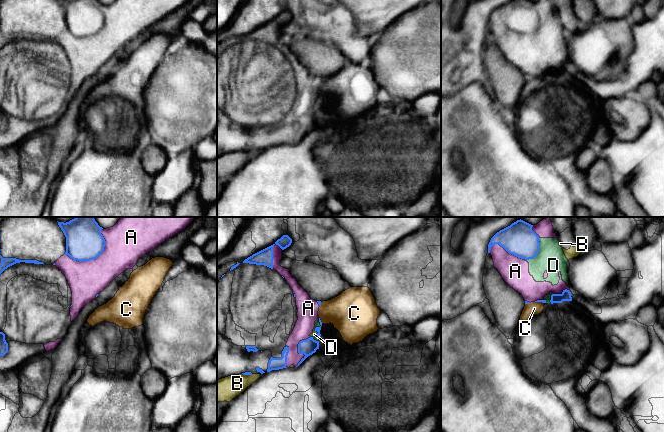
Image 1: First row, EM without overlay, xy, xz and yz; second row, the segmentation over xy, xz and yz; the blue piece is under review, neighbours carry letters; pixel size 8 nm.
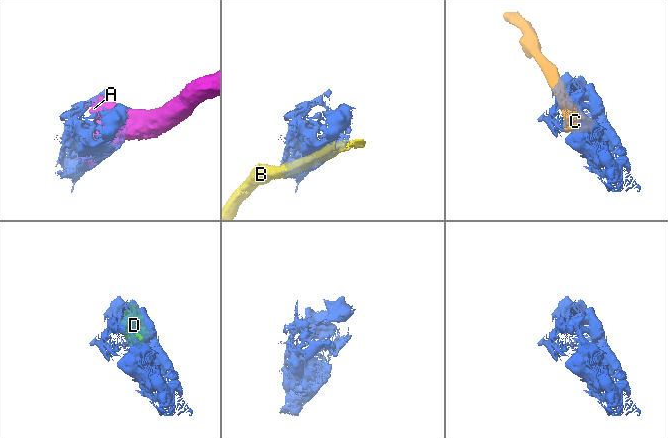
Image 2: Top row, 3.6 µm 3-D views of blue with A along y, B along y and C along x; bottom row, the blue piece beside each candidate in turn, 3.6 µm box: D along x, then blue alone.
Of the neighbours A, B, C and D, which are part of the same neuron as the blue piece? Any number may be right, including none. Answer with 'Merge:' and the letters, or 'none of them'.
Merge: A, D

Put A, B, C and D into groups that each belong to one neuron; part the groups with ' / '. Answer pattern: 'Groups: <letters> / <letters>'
Groups: A D / B / C

